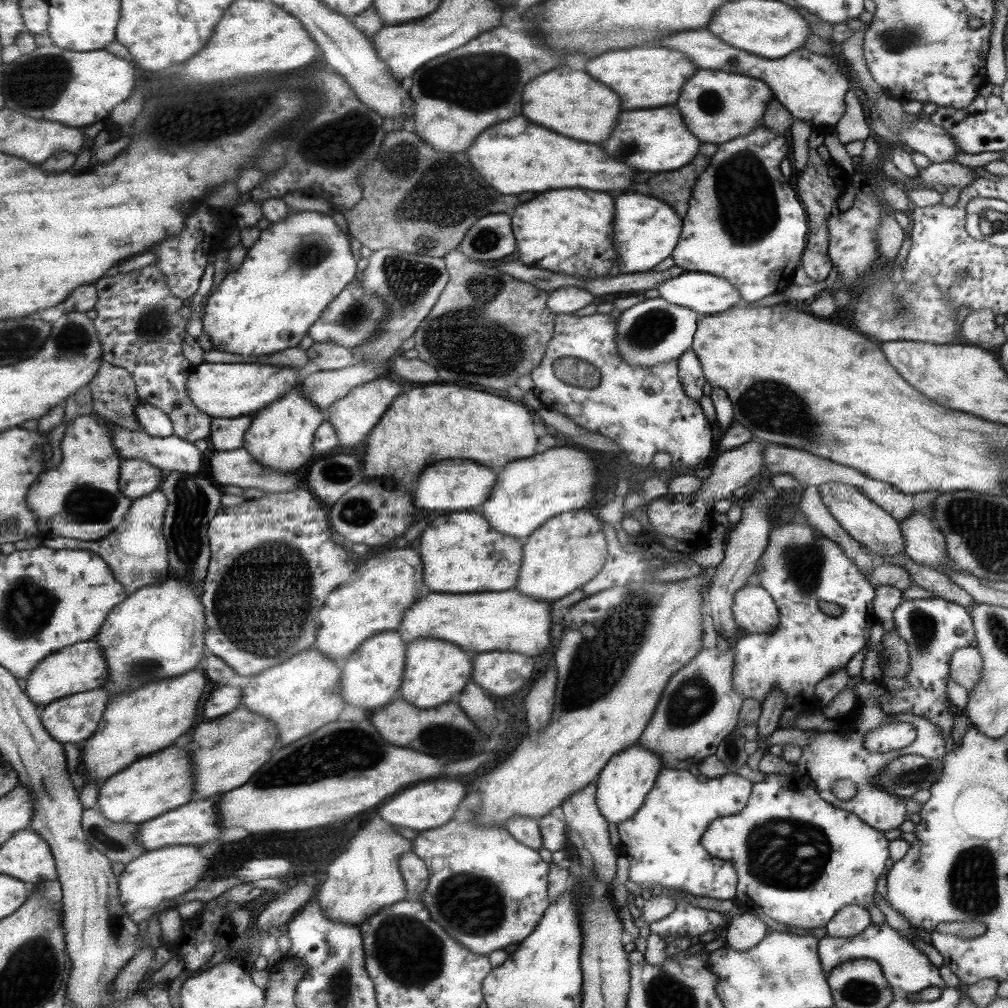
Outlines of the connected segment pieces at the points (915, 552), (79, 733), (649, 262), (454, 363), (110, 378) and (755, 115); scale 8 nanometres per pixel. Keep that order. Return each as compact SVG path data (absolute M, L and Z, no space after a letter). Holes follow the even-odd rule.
M916 511L900 522L903 532L904 551L916 563L927 565L944 573L960 571L950 562L945 537L939 532L932 519Z
M99 688L93 691L80 692L78 694L64 697L52 702L43 710L43 722L47 725L48 731L62 743L77 743L88 741L100 731L104 715L110 706L110 690Z
M624 194L616 200L614 241L620 254L620 274L649 272L674 254L683 234L683 218L666 202L644 194Z
M458 249L451 250L443 260L449 273L449 281L439 296L436 308L432 308L432 316L420 324L420 332L414 334L418 359L424 360L436 369L441 382L456 382L460 388L486 386L490 392L507 391L510 386L517 386L520 376L530 374L547 354L548 344L554 332L556 314L548 307L548 292L535 285L518 281L514 276L499 272L499 269L488 268L476 262L470 262ZM488 326L488 338L480 338L482 328Z
M104 360L102 370L91 383L95 413L128 430L140 431L135 408L142 402L134 377L127 368Z
M700 70L696 76L692 76L692 80L688 80L676 104L680 112L684 112L688 128L692 128L700 140L708 144L722 144L762 126L768 103L772 103L774 98L774 93L762 80L750 80L748 76L716 70Z

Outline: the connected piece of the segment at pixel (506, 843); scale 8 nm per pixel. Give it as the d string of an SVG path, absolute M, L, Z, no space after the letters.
M452 820L438 828L420 831L412 840L412 850L425 862L429 884L419 900L447 932L474 953L490 956L510 944L521 943L536 930L544 911L551 906L548 885L550 863L542 862L538 850L516 840L504 826L486 828L476 822Z

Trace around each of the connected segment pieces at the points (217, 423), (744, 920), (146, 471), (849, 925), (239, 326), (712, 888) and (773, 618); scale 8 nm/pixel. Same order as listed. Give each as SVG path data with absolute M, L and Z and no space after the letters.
M252 414L242 418L211 418L211 435L207 440L212 442L212 448L220 451L242 448L244 434L251 428Z
M744 912L731 917L727 926L726 944L738 951L747 951L763 942L769 926L754 913Z
M124 458L121 482L124 494L134 501L158 490L162 472L148 461Z
M848 905L825 926L826 934L838 938L855 937L873 924L870 920L872 918L870 918L868 909L858 905Z
M298 211L295 214L287 216L286 219L277 223L271 223L266 229L261 231L259 239L248 248L247 256L243 264L235 272L229 271L217 290L208 298L206 304L206 314L204 314L203 334L208 334L214 344L214 350L218 352L230 352L230 354L244 354L248 358L247 362L267 361L276 352L284 351L290 348L298 347L300 340L308 335L311 328L318 322L320 316L327 310L327 307L335 302L336 297L340 295L348 284L354 281L358 268L356 268L356 260L354 254L350 252L350 242L346 238L344 232L338 230L338 226L334 224L334 218L330 215L316 211Z
M664 768L656 780L655 787L647 795L647 801L639 812L628 821L618 823L620 834L619 856L629 860L629 880L637 884L645 893L679 889L694 896L732 900L738 894L739 876L736 866L728 860L712 856L703 846L703 836L708 826L716 818L736 815L747 807L754 784L742 774L732 773L718 778L703 779L696 770L672 770Z
M750 583L744 585L735 596L732 605L736 624L748 634L770 634L780 626L780 610L771 593L762 585Z

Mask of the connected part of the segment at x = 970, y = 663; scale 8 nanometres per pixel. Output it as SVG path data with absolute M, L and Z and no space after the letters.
M968 646L954 651L950 657L950 665L952 681L968 692L978 686L984 670L983 657L979 649Z

